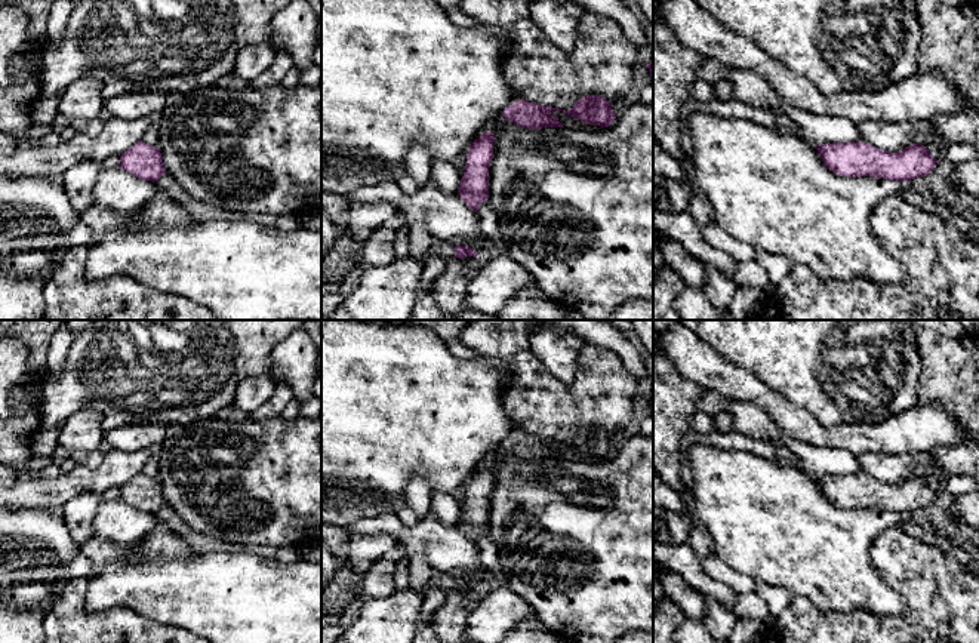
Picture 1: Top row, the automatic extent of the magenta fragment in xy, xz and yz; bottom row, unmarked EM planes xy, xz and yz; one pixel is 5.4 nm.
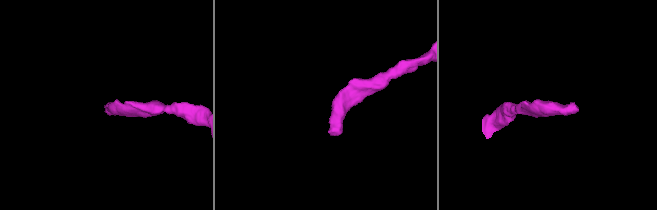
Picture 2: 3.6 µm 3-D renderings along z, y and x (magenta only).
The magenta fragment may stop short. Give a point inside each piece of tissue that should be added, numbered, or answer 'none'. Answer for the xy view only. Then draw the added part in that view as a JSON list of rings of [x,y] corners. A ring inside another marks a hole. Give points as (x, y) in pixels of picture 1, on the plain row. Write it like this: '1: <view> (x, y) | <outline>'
none

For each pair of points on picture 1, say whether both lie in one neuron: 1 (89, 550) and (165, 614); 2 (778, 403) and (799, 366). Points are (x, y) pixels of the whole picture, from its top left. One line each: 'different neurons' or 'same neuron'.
1: different neurons
2: different neurons

